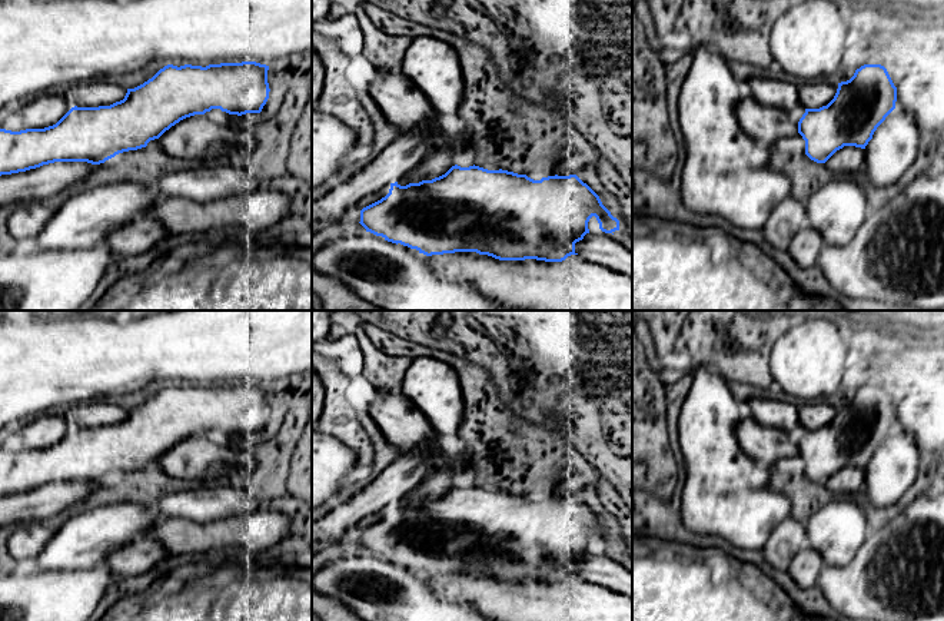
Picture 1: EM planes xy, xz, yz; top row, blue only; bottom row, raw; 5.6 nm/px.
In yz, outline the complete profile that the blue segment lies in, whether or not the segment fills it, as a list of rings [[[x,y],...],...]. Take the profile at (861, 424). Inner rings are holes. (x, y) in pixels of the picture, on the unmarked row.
[[[864,385],[854,396],[838,404],[834,419],[820,429],[805,429],[798,442],[798,454],[805,461],[805,475],[817,482],[825,484],[844,466],[865,469],[877,448],[895,429],[897,408],[887,389],[881,385]]]

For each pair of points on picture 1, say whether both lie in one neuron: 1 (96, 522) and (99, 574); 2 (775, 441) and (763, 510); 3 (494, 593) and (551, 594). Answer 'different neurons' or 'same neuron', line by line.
1: different neurons
2: different neurons
3: same neuron

